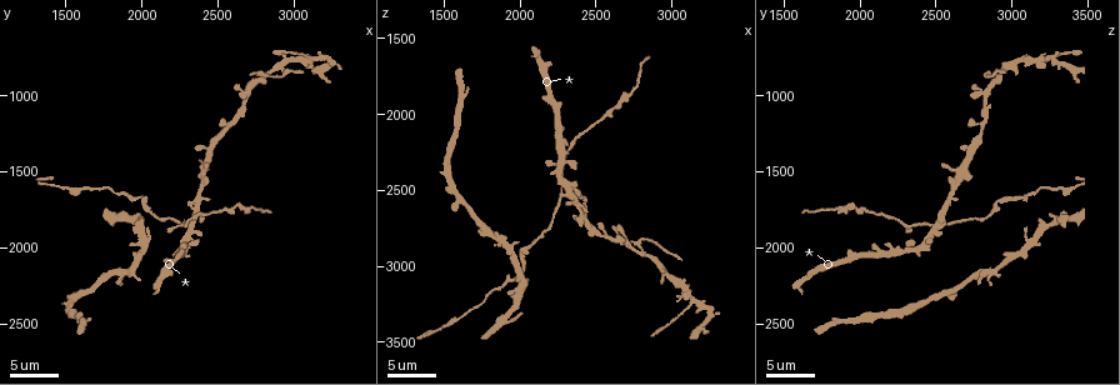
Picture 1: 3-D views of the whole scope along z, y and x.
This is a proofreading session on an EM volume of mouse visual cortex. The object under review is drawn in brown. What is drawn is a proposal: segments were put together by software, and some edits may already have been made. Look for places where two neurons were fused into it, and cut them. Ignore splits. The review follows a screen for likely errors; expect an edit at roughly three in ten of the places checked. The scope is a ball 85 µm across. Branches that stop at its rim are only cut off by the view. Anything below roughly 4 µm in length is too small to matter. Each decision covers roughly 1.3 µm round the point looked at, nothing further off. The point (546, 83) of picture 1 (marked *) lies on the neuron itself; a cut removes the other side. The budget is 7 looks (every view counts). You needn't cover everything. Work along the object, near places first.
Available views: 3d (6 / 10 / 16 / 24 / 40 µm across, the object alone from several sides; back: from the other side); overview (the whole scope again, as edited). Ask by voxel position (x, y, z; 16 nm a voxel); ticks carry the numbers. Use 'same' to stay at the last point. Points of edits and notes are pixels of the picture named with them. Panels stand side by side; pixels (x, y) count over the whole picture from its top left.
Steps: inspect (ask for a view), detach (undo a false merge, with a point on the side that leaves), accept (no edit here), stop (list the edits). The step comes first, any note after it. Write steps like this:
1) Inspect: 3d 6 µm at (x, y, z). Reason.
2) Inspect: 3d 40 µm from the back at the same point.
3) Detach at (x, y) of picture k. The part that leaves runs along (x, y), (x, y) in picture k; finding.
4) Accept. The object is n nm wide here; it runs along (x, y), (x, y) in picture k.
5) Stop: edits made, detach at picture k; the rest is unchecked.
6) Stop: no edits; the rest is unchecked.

Inspect: 3d 10 µm at (2300, 1820, 2520). Four arms meet.

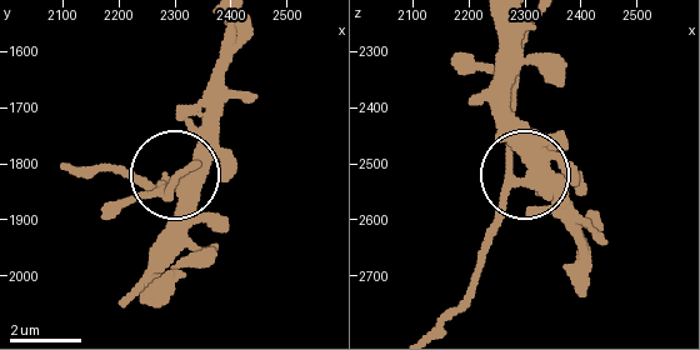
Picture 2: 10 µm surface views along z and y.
Detach at (145, 190) of picture 2. The part that leaves runs along (185, 184), (80, 165) in picture 2; two neurons meet here.

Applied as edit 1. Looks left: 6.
Inspect: overview. See it whole again.

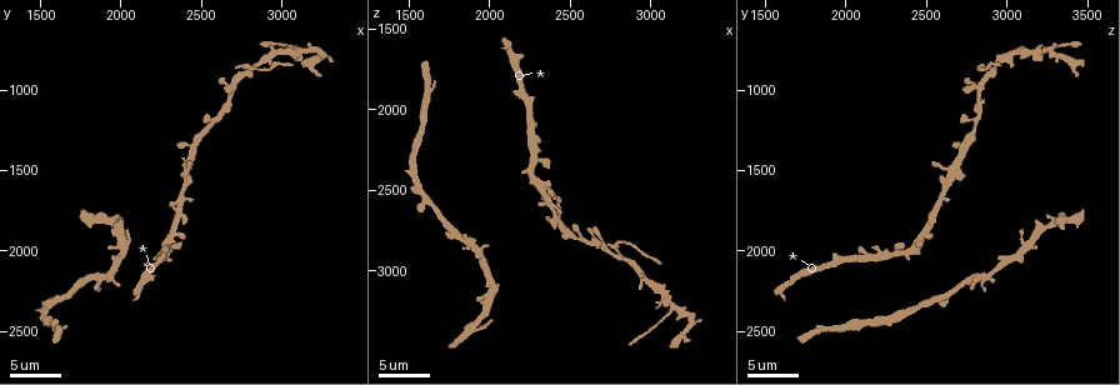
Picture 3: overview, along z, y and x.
Inspect: 3d 10 µm at (2800, 860, 2900). Looks like a crossing.

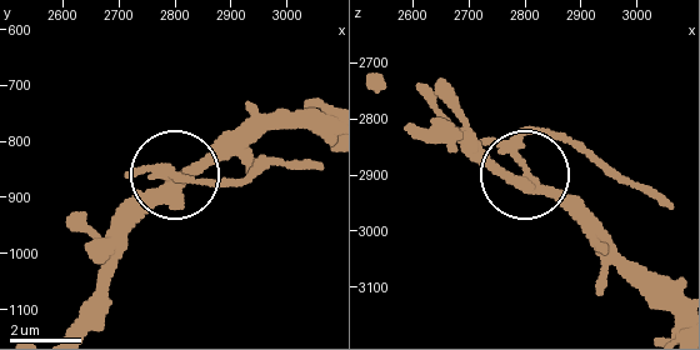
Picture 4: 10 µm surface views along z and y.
Detach at (219, 181) of picture 4. 4 arms meet here; the part that leaves runs along (168, 175), (239, 184), (275, 165), (318, 165) in picture 4; a second neuron is stuck on.

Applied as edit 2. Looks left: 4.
Inspect: 3d 10 µm at (3120, 760, 3220). Thin arm on a thick one.

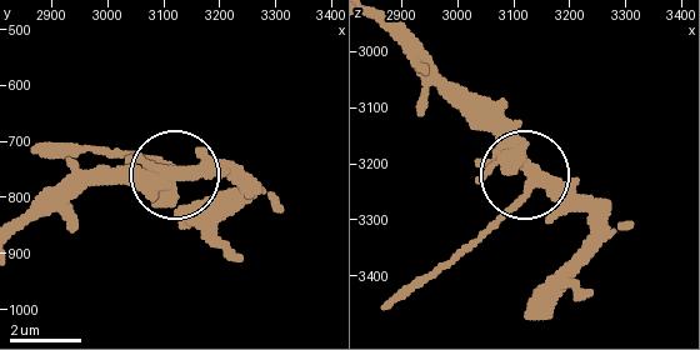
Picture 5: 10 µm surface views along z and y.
Detach at (493, 223) of picture 5. The object is 330 nm wide here; the part that leaves runs along (526, 183), (481, 234), (386, 303) in picture 5; two neurons meet here.

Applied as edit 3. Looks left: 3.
Stop: edits made, detach at picture 2, detach at picture 4, detach at picture 5; the rest is unchecked.

